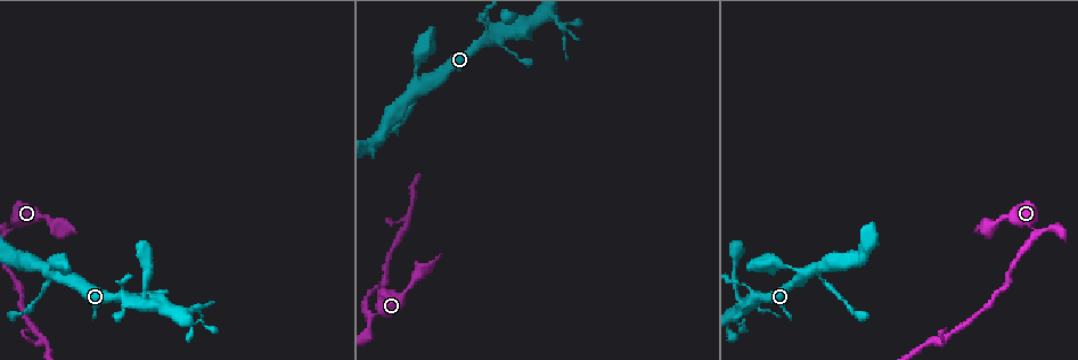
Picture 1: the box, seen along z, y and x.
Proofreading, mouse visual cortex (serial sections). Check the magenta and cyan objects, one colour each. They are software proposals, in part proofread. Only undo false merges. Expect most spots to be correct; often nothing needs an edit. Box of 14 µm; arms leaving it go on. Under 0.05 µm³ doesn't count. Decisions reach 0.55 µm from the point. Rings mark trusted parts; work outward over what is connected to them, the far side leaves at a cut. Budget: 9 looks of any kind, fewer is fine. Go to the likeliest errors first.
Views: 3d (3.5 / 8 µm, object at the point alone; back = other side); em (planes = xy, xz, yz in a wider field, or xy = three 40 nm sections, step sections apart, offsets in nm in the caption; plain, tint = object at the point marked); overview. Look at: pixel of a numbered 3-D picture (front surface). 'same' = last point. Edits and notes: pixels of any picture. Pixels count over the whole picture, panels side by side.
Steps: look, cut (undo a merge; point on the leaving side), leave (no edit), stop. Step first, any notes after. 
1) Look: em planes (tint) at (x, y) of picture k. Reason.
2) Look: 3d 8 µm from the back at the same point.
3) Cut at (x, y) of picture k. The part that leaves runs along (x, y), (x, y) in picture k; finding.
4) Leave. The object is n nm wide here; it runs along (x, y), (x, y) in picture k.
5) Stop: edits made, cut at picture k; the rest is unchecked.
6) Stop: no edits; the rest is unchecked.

Look: 3d 3.5 µm at (374, 316) of picture 1. A narrow waist.

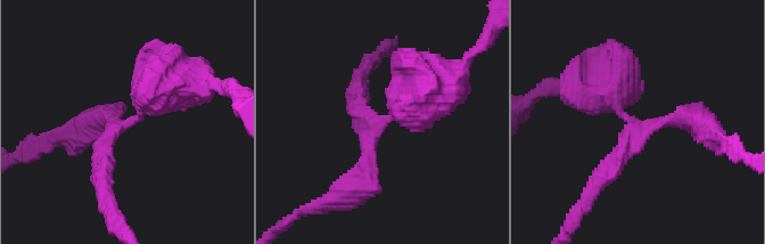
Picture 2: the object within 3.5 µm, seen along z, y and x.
Look: em xy step 2 (tint) at (635, 125) of picture 2. 3 arms meet here; the arms are 250, 250, 600 nm wide; shape alone is not enough.

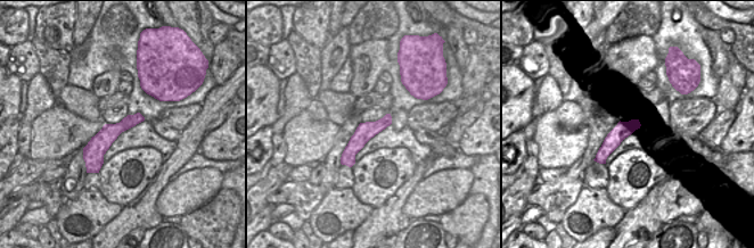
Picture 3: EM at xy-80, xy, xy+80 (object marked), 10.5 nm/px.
Look: em planes (tint) at the same point. Another direction.

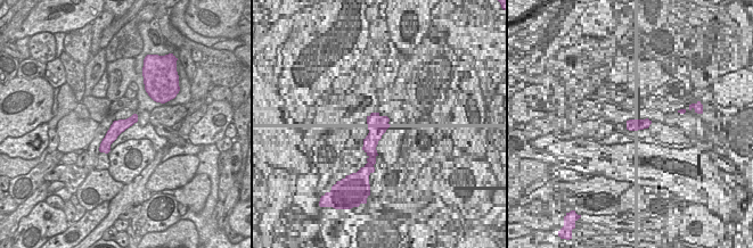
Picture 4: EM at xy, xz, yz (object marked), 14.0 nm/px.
Leave. It runs along (174, 74), (104, 144), (104, 182) in picture 2; continuous, no second cell.

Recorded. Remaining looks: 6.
Look: 3d 3.5 µm at (419, 84) of picture 1. Looks like a crossing.

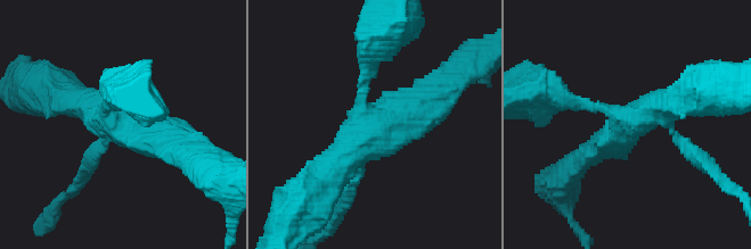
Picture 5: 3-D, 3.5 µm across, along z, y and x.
Look: em xy step 3 (tint) at (123, 120) of picture 5. 4 arms meet here; the arms are 150, 150, 400, 450 nm wide; need the tissue.

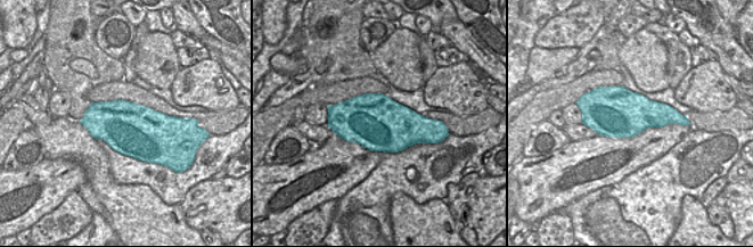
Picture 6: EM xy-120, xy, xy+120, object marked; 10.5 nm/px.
Leave. It runs along (438, 89), (326, 176) in picture 5; all the same cell.

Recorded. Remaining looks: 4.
Look: 3d 3.5 µm at (25, 309) of picture 1. Thick turns thin.

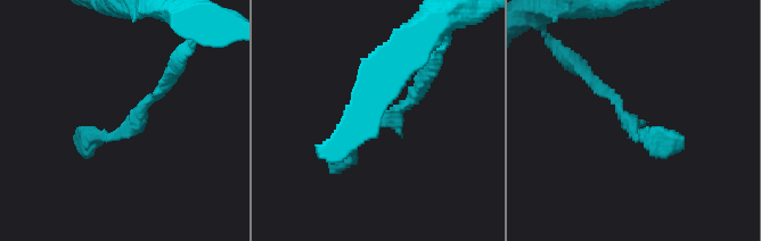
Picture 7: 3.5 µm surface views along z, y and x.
Look: em xy step 1 (tint) at (118, 129) of picture 7. Now the EM.

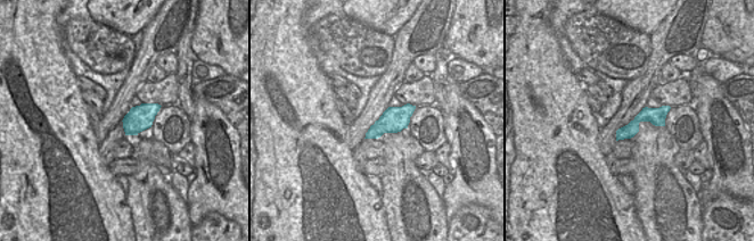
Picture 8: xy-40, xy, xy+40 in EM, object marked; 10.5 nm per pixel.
Leave. It runs along (666, 108), (641, 116), (619, 136) in picture 8; all the same cell.

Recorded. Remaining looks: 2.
Look: 3d 8 µm at (125, 297) of picture 1. Looks like a crossing.

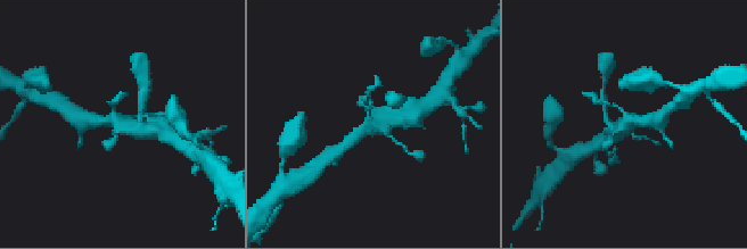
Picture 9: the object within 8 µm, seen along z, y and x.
Look: em planes (tint) at (372, 124) of picture 9. Now the EM.

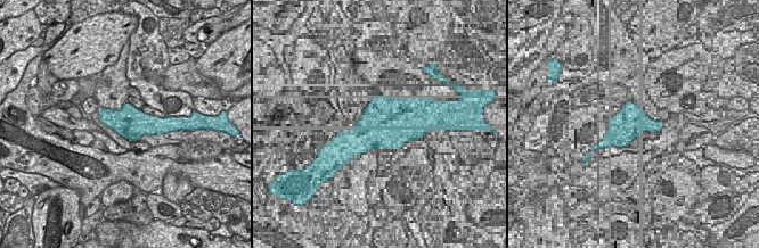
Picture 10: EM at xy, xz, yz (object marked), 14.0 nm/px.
Leave. The object is 460 nm wide here; it runs along (345, 146), (378, 117), (401, 111) in picture 9; all the same cell.

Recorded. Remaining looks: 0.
Stop: no edits; the rest is unchecked.

